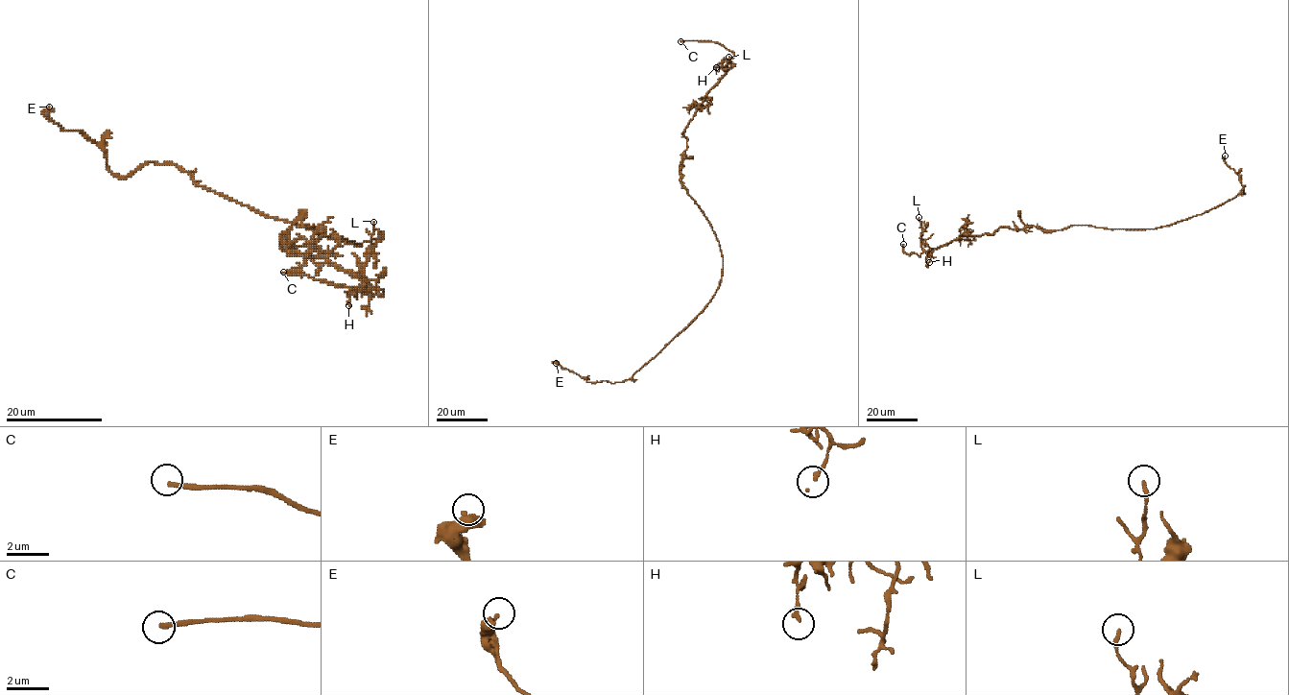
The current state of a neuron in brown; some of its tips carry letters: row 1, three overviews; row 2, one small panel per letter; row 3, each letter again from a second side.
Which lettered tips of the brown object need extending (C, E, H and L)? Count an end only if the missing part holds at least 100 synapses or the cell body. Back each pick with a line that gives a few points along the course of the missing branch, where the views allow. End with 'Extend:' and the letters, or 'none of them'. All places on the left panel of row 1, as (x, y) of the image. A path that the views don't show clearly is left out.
C: missing branch runs (283, 272), (212, 265), (207, 261), (213, 271)
Extend: C

